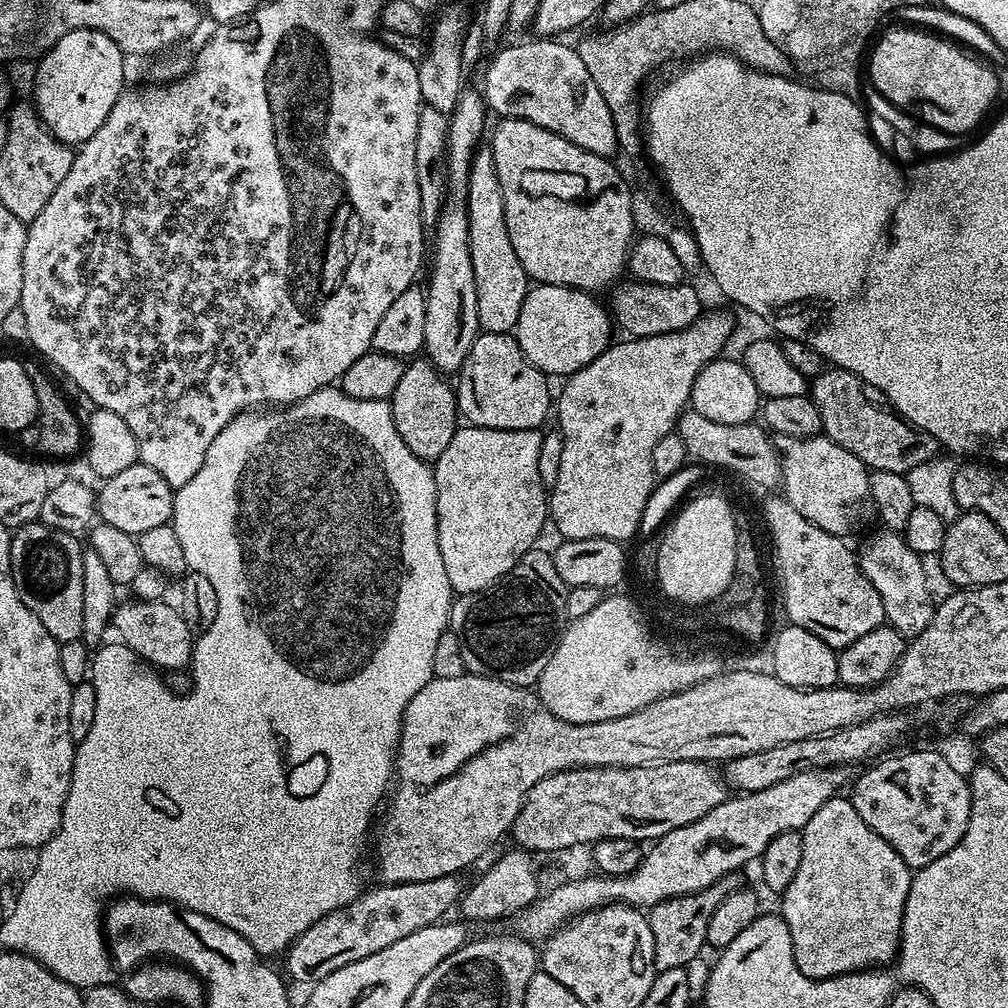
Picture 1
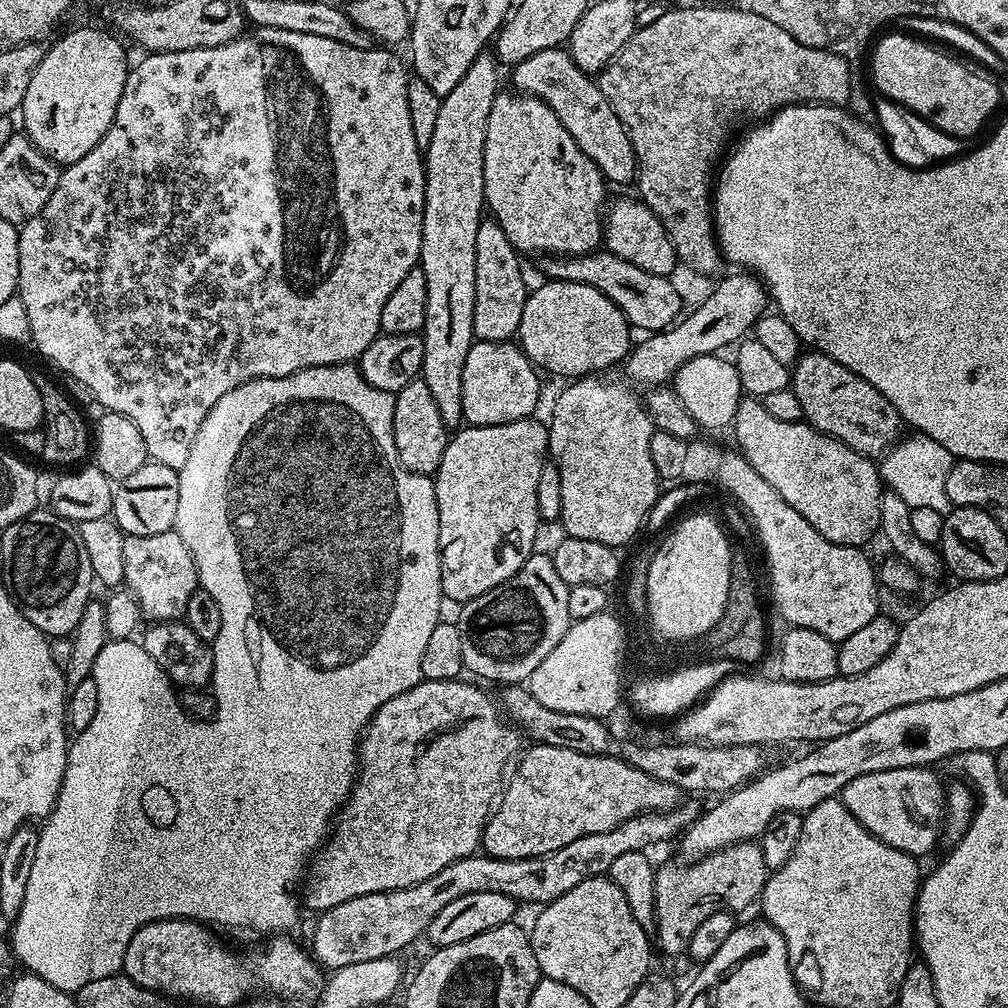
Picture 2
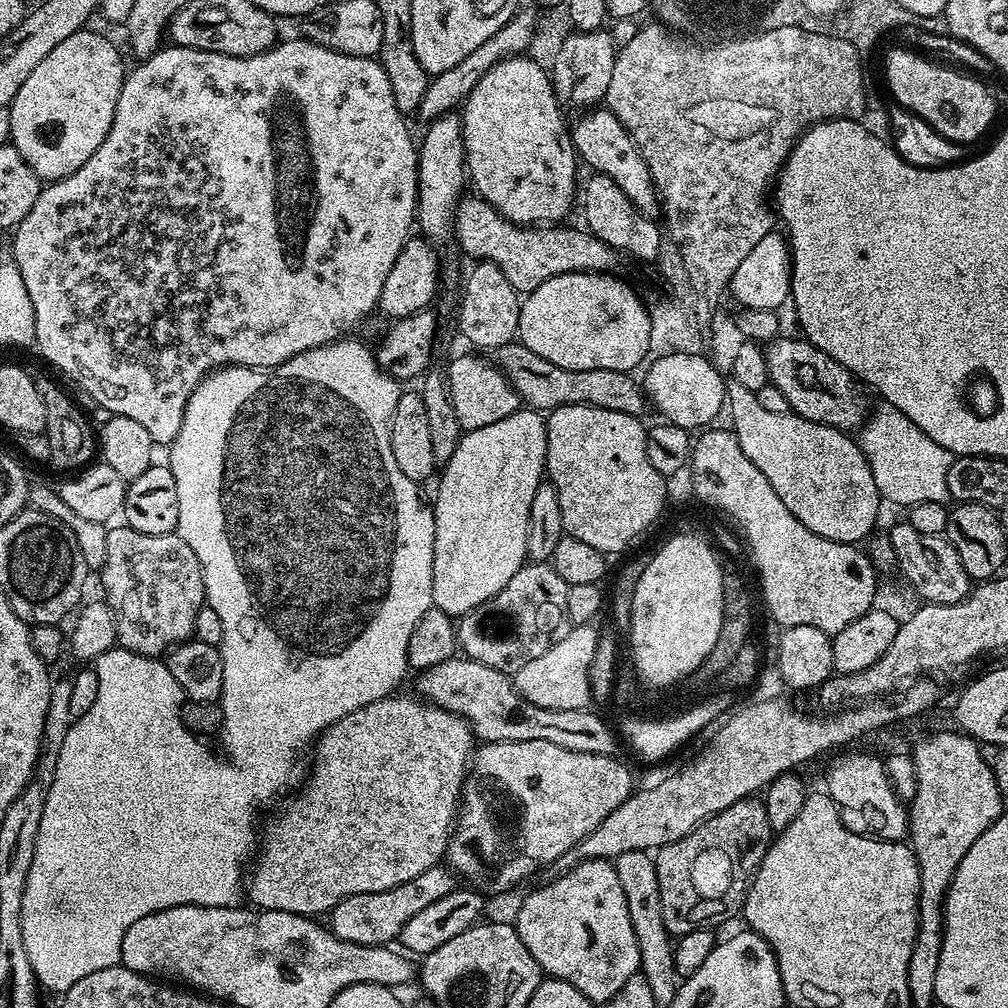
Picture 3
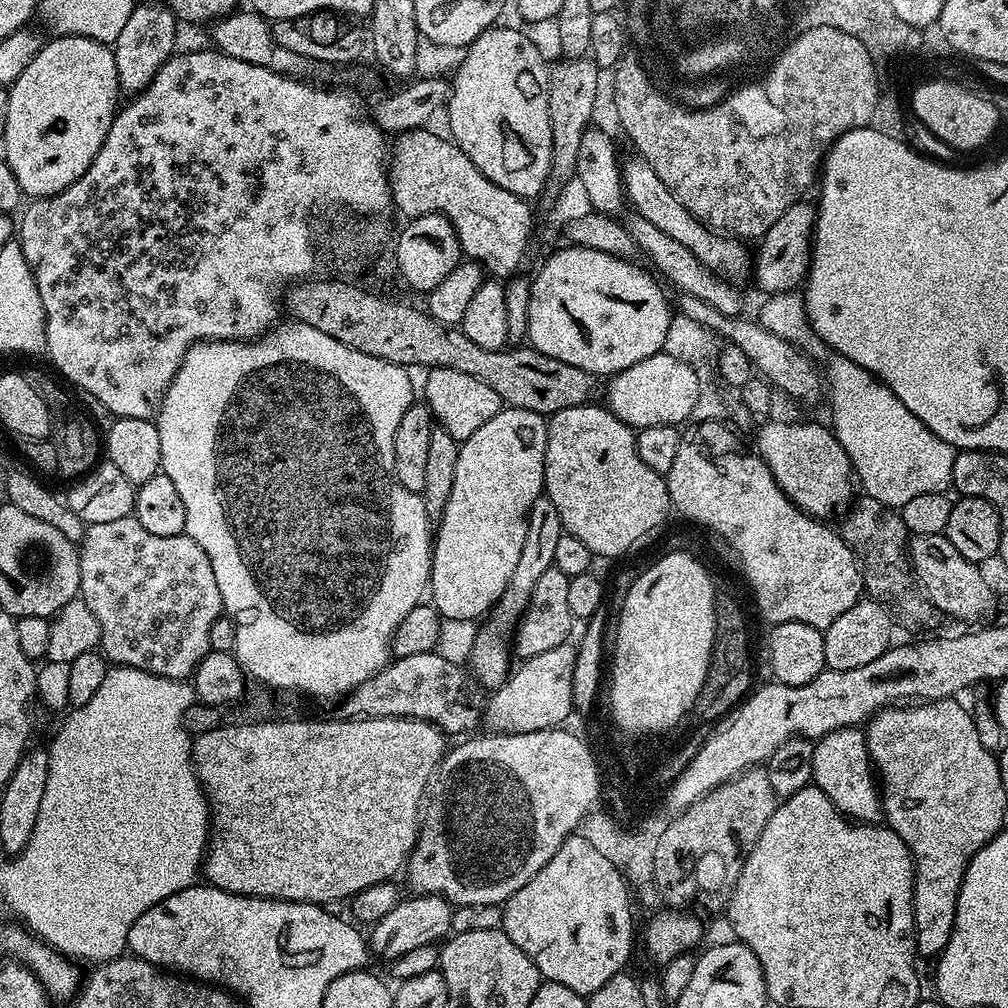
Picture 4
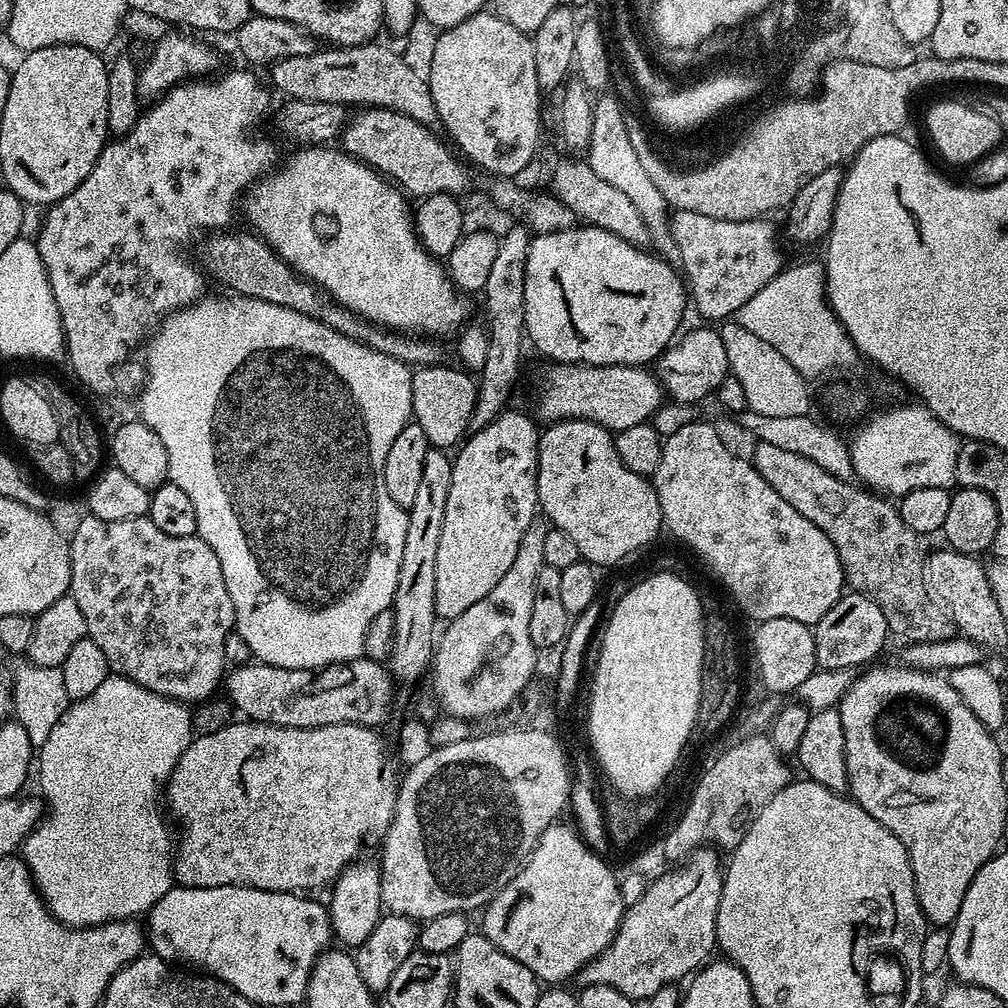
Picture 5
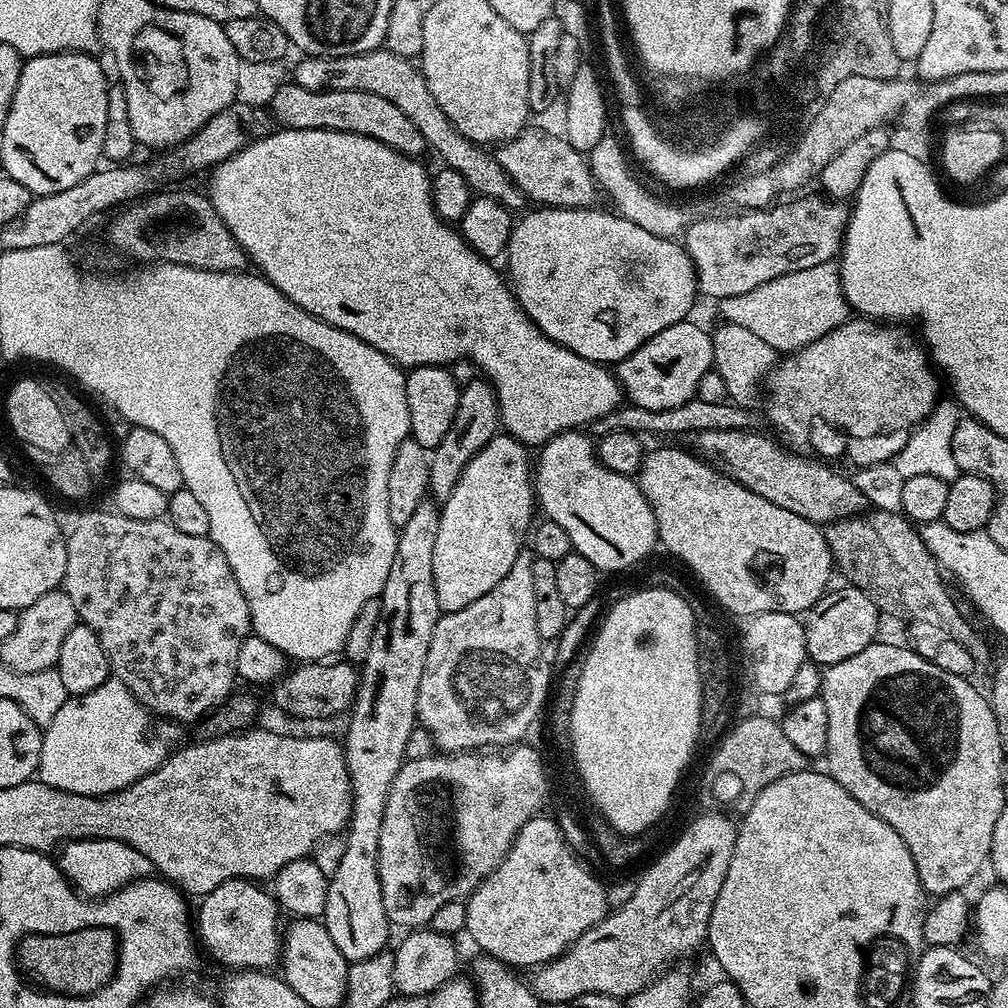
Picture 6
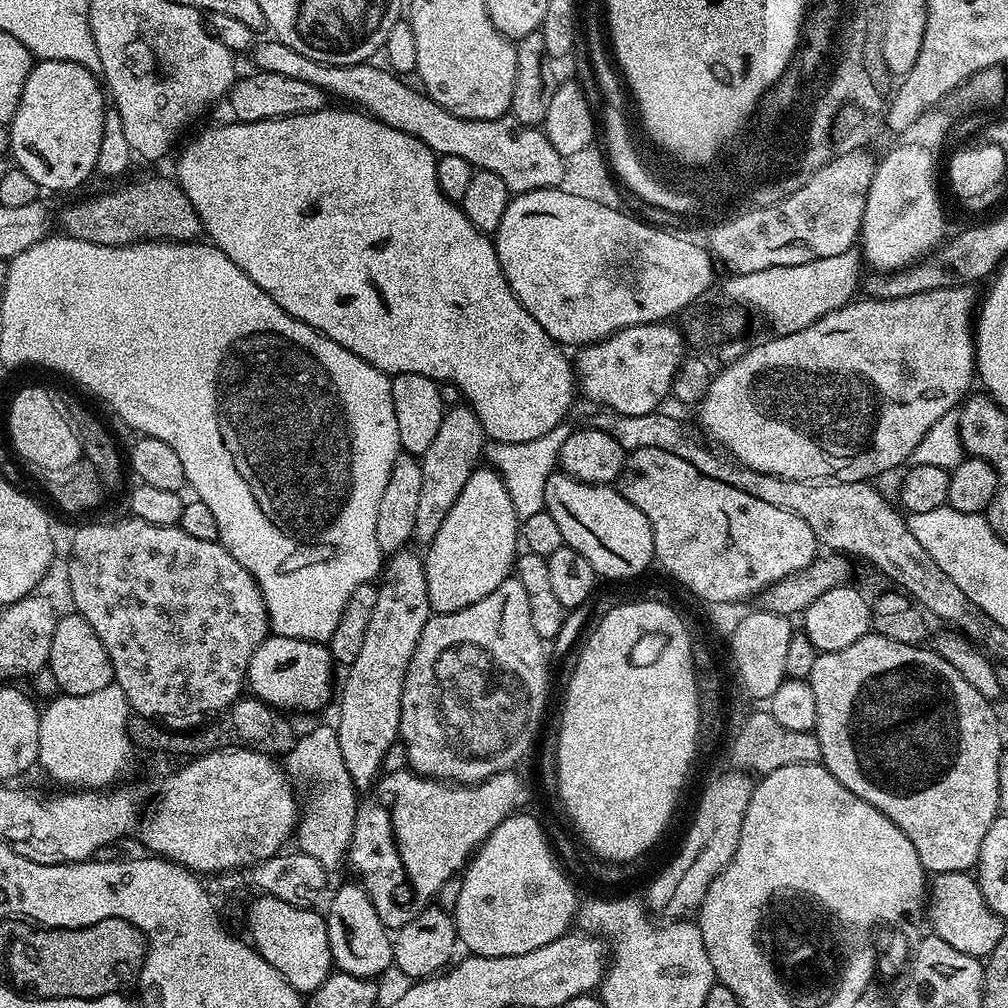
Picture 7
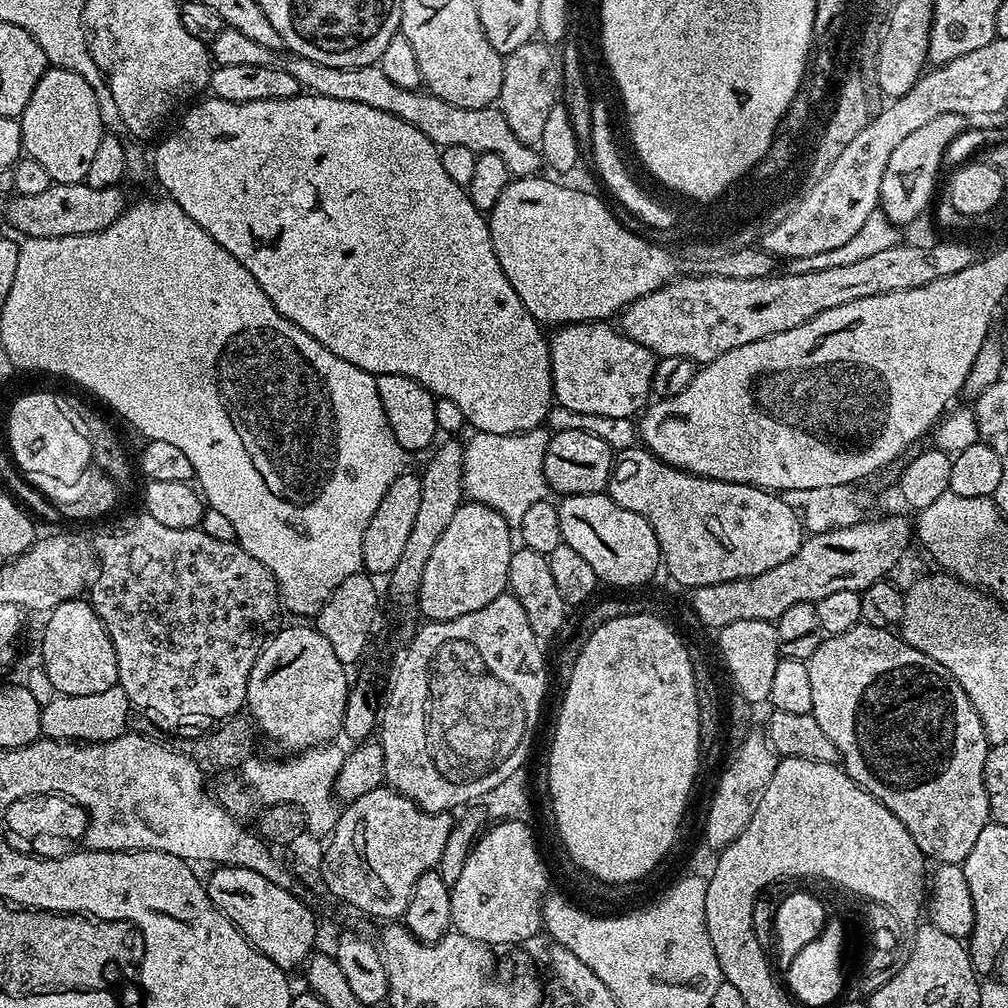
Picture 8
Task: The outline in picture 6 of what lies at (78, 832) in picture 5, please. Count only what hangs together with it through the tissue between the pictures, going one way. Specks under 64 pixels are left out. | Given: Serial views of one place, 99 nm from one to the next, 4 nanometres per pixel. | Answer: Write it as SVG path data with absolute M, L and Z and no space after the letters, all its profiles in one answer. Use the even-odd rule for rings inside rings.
M112 682L90 690L90 694L71 697L54 714L54 722L43 729L38 779L70 794L95 797L138 782L170 752L167 734L152 732L151 722L148 709ZM69 840L59 849L58 863L73 888L88 898L110 896L153 871L152 863L141 852L121 840Z

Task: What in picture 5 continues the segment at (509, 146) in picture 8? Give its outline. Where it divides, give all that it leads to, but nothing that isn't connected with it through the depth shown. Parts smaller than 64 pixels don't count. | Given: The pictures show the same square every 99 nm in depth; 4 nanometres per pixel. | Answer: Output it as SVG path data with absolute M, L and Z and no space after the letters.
M568 158L556 168L552 176L551 191L574 212L581 221L592 224L602 230L610 230L610 234L618 234L631 244L648 246L653 243L653 235L643 221L638 207L634 206L626 194L598 176L588 162L580 158Z

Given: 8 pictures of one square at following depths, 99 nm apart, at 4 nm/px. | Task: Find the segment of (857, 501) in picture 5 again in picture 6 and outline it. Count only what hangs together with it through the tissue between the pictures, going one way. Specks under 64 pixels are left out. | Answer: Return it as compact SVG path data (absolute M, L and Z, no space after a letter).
M868 510L863 514L848 516L845 520L836 520L823 529L828 540L828 549L832 555L832 562L837 573L845 576L847 583L853 588L862 590L880 609L885 617L901 616L904 620L917 620L920 624L929 624L937 628L948 640L953 640L960 648L965 648L976 660L984 660L988 656L988 648L982 637L976 633L976 628L960 613L955 602L944 584L940 581L941 569L936 557L926 550L919 531L911 520L901 513L886 513L877 510Z

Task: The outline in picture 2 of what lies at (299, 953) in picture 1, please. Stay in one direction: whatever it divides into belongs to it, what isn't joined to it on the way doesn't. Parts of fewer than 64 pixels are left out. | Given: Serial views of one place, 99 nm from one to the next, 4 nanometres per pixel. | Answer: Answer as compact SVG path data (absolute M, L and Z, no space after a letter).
M686 804L667 812L643 812L641 816L623 820L609 832L574 838L574 842L562 846L562 850L554 850L549 856L499 860L487 854L473 854L450 862L450 866L438 870L434 878L426 878L426 882L350 898L350 902L319 913L317 920L320 921L312 932L311 955L324 970L354 966L354 962L370 962L374 958L395 957L400 954L396 952L410 947L419 936L421 939L434 914L454 902L454 898L462 898L462 894L506 894L521 905L543 906L554 902L554 898L562 898L566 890L574 890L578 882L607 874L614 858L621 854L642 852L649 847L647 844L660 844L663 840L675 841L698 815L698 808Z

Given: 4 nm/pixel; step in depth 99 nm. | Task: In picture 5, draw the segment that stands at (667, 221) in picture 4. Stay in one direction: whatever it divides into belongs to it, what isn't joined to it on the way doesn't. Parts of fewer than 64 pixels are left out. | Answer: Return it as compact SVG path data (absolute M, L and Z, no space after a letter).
M676 210L671 213L668 231L675 244L675 255L680 255L679 267L686 281L687 291L696 299L695 311L705 321L727 321L737 310L746 306L766 282L773 280L785 267L780 253L780 240L771 219L723 220L706 218L694 210Z

